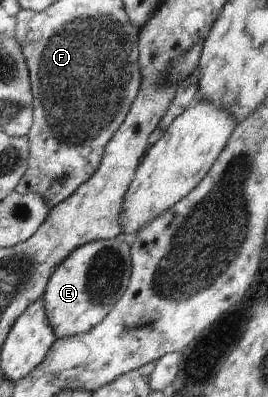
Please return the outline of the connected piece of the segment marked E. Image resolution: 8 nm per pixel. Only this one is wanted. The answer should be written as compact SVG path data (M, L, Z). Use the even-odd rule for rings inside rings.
M122 238L93 240L73 250L49 278L42 296L47 320L57 338L76 336L103 322L130 282L131 248Z

